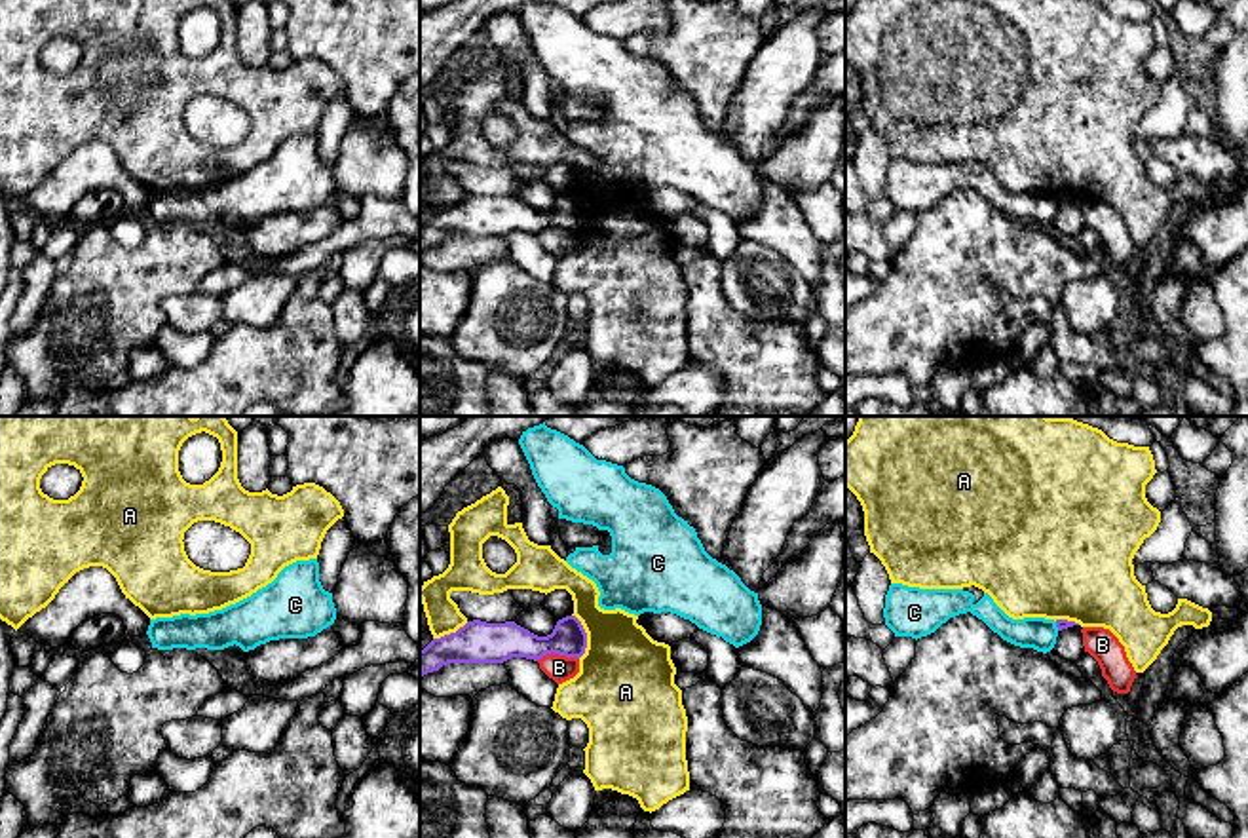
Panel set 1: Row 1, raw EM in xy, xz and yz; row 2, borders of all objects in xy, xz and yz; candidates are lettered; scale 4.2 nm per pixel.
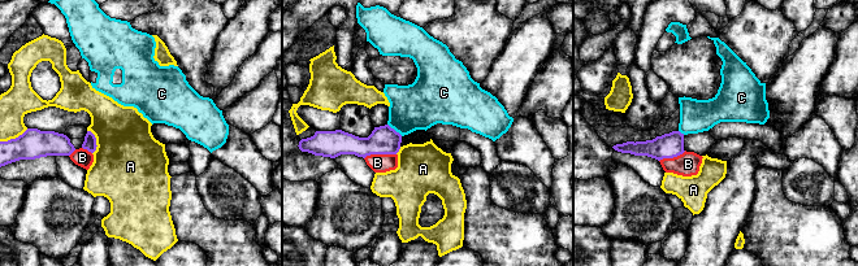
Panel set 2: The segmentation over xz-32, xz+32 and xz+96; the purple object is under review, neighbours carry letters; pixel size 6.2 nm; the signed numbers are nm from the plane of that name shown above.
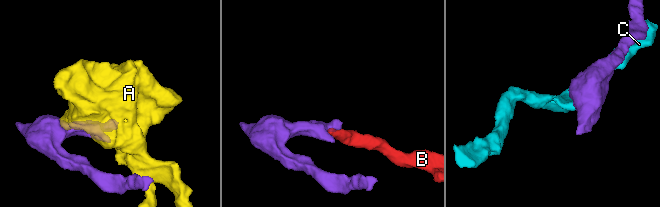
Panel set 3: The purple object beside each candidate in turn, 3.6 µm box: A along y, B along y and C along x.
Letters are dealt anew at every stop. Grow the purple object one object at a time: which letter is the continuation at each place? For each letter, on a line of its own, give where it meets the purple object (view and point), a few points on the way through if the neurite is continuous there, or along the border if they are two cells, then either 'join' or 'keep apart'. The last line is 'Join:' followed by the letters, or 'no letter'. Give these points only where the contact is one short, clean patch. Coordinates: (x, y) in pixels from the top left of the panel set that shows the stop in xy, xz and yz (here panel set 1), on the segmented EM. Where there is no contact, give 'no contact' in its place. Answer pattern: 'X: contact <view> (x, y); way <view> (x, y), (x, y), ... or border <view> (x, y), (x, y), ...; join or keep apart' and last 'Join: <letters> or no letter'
A: contact xz (586, 637); keep apart
B: contact xz (557, 652); border xz (578, 658), (544, 654), (536, 660); keep apart
C: contact yz (1057, 626); border yz (1055, 622), (1058, 629); keep apart
Join: no letter

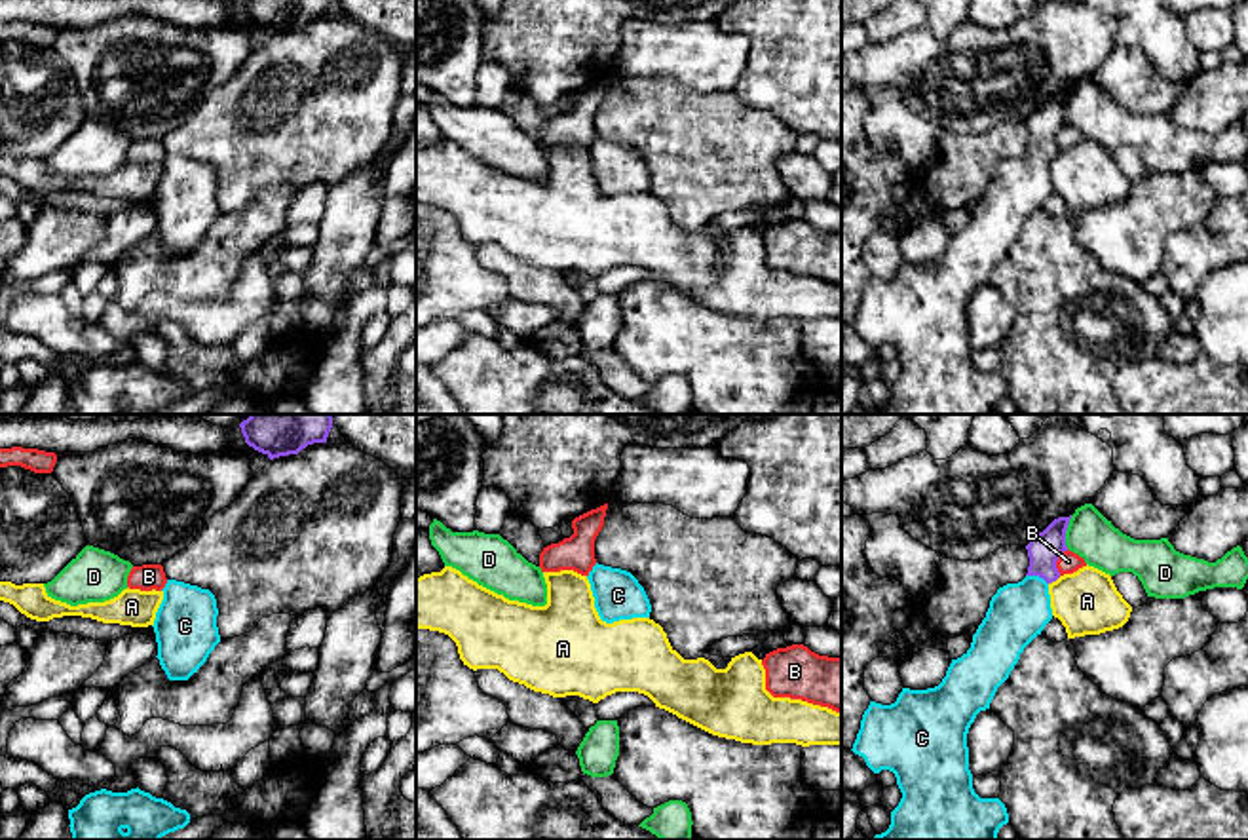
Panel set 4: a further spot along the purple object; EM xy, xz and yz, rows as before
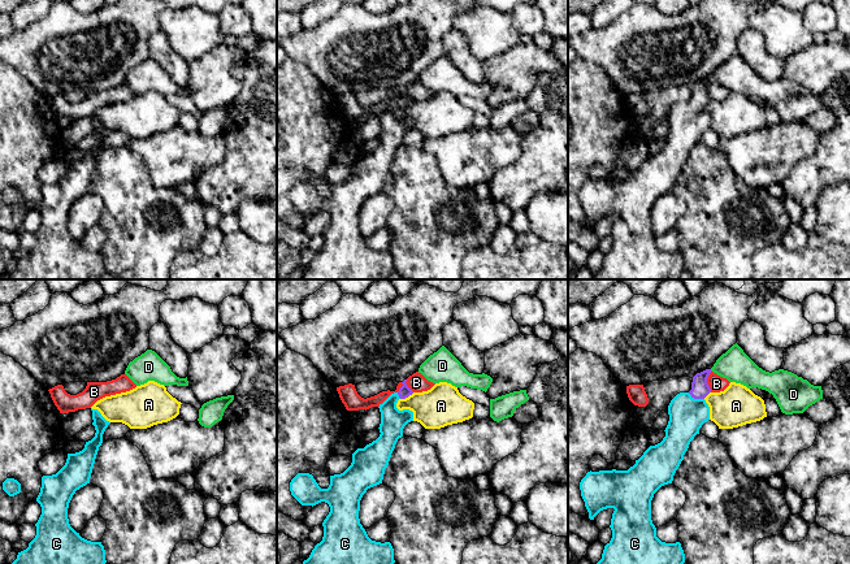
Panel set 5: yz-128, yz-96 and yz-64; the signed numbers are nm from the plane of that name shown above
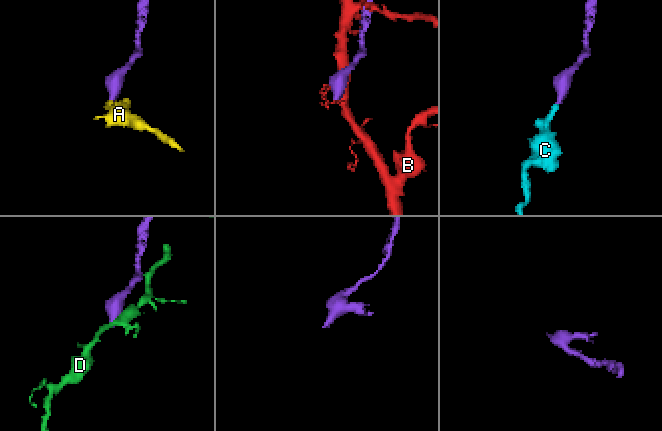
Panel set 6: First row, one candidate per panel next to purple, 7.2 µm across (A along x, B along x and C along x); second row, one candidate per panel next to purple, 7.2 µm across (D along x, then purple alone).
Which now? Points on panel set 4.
A: contact yz (1055, 580); border yz (1060, 576), (1049, 584); keep apart
B: contact yz (1057, 559); keep apart
C: contact yz (1038, 574); way yz (1043, 550), (1043, 567), (1038, 574), (1030, 599), (1019, 612); join
D: contact yz (1064, 533); keep apart
Join: C

